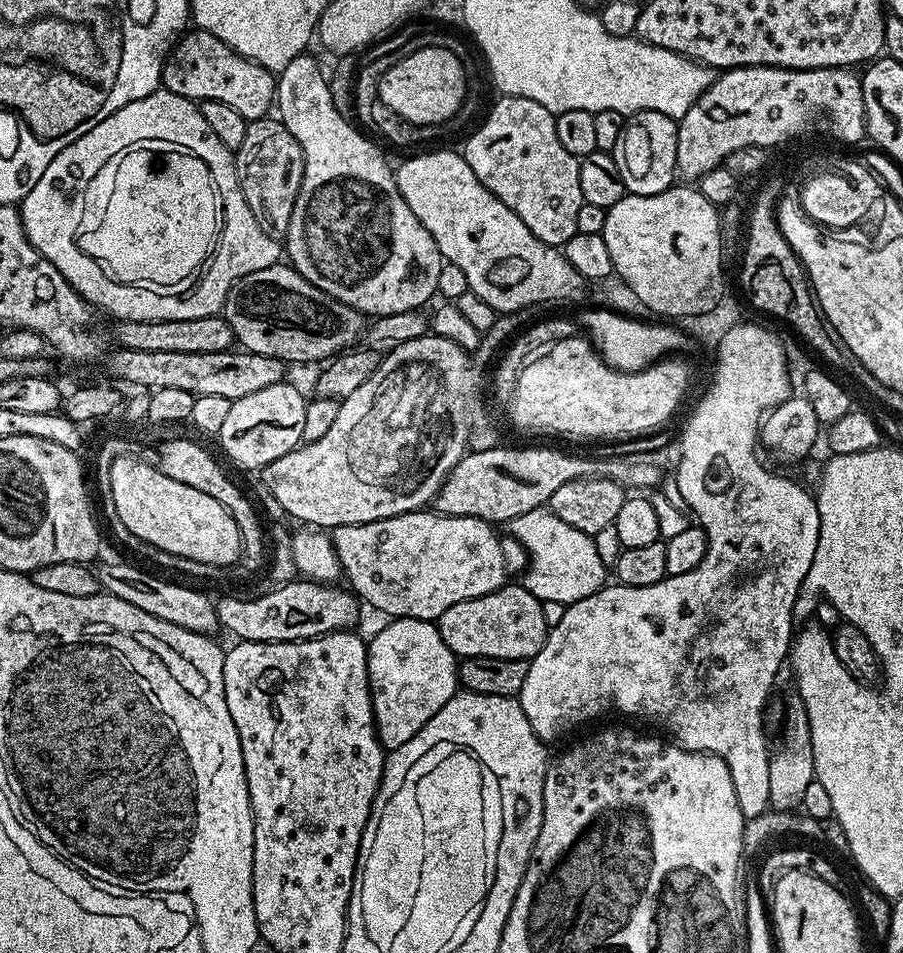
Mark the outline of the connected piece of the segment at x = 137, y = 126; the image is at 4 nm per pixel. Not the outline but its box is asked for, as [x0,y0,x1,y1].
[18,90,282,322]

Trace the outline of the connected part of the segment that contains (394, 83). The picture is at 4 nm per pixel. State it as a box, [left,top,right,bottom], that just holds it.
[378,48,470,126]

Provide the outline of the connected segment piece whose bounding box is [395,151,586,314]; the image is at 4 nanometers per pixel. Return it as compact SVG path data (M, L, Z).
M459 151L424 152L421 156L412 156L401 168L395 169L395 174L406 206L410 206L410 210L414 210L414 218L426 226L441 257L449 264L462 266L468 290L478 294L478 298L482 298L482 302L486 302L486 306L493 308L497 314L519 313L531 304L548 304L551 300L572 300L586 288L582 274L566 262L563 251L530 234L526 222L522 222L522 218L506 206L506 202L498 199L478 179Z

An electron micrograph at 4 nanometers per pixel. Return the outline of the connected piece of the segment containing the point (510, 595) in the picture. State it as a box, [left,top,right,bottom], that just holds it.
[438,583,548,660]

